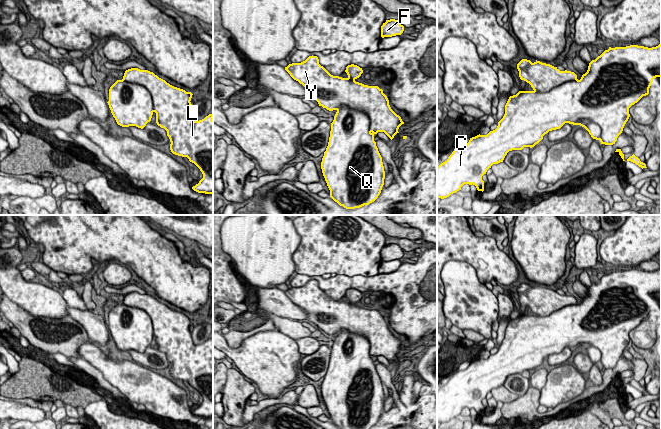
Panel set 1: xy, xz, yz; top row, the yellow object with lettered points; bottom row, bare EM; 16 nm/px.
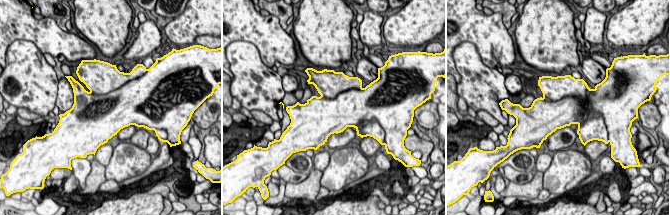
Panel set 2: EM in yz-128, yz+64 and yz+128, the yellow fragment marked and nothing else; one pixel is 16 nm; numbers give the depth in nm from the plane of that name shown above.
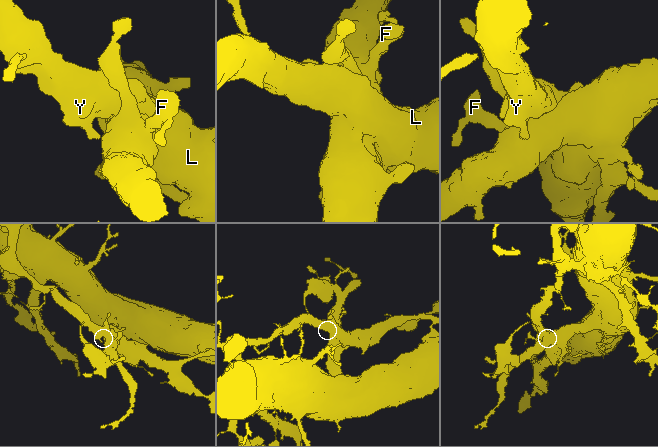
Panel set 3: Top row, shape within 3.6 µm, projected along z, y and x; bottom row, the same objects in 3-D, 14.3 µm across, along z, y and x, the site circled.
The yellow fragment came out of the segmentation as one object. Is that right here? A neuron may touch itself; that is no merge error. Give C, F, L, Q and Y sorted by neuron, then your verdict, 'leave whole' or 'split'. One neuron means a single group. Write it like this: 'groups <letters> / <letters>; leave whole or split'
groups C F Q / L Y; split

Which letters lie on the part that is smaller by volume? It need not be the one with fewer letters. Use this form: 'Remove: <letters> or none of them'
Remove: L, Y

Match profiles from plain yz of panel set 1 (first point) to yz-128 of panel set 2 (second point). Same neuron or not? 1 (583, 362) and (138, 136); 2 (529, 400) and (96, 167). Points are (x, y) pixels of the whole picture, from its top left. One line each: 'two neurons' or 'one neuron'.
1: one neuron
2: one neuron

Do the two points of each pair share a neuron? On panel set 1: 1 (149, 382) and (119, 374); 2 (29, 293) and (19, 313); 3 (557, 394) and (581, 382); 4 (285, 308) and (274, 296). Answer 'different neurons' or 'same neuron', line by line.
1: same neuron
2: different neurons
3: same neuron
4: same neuron

